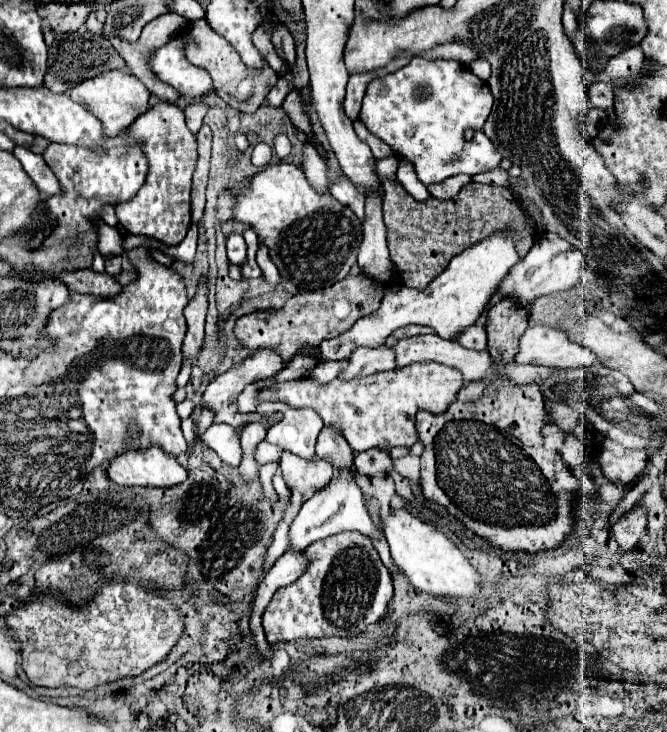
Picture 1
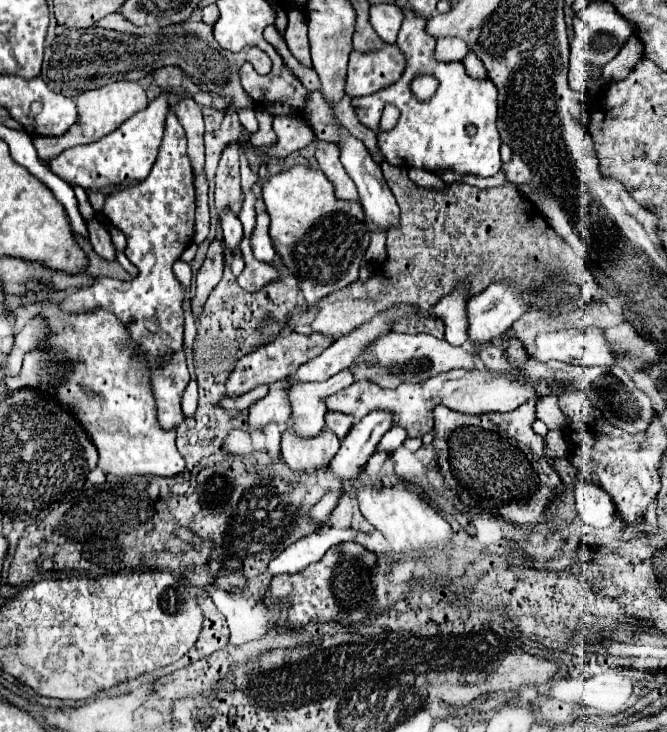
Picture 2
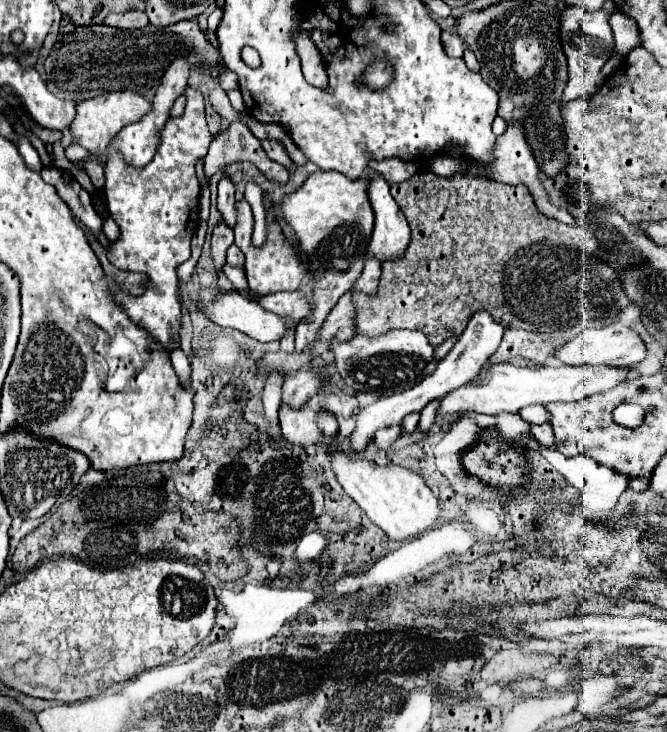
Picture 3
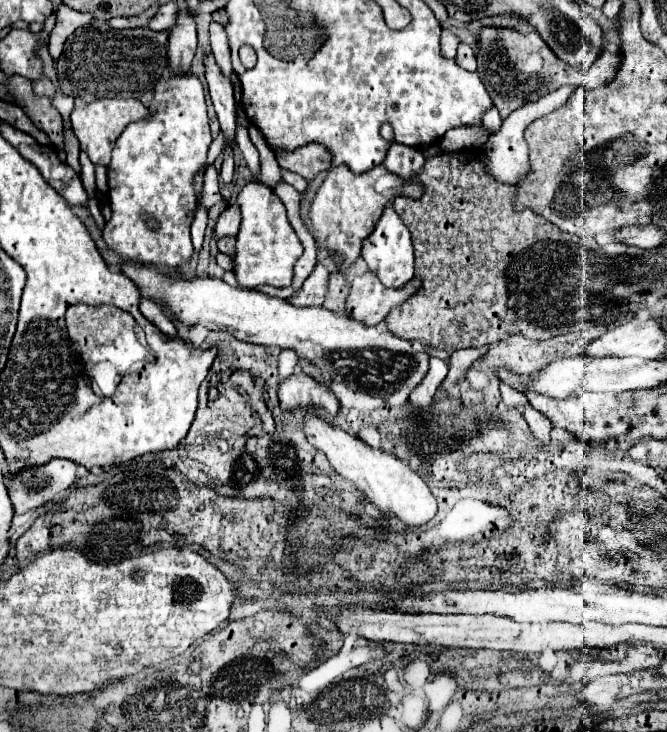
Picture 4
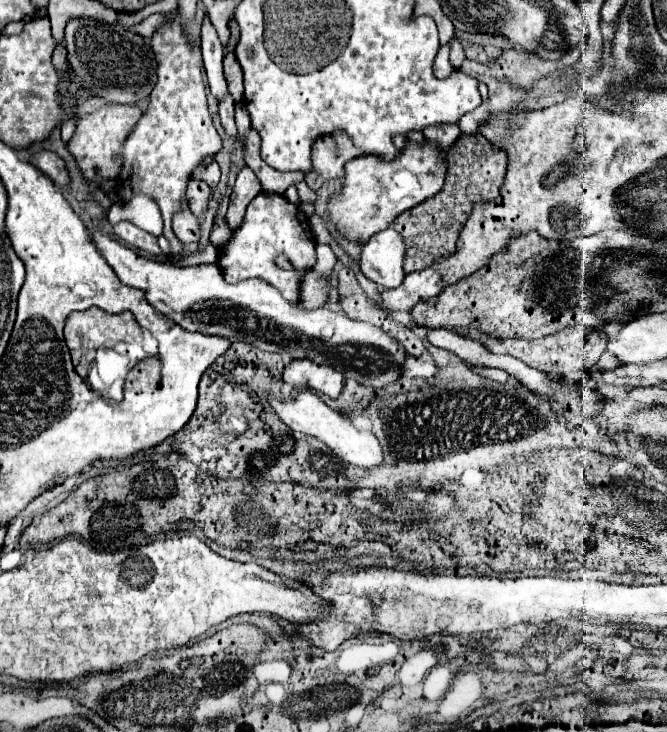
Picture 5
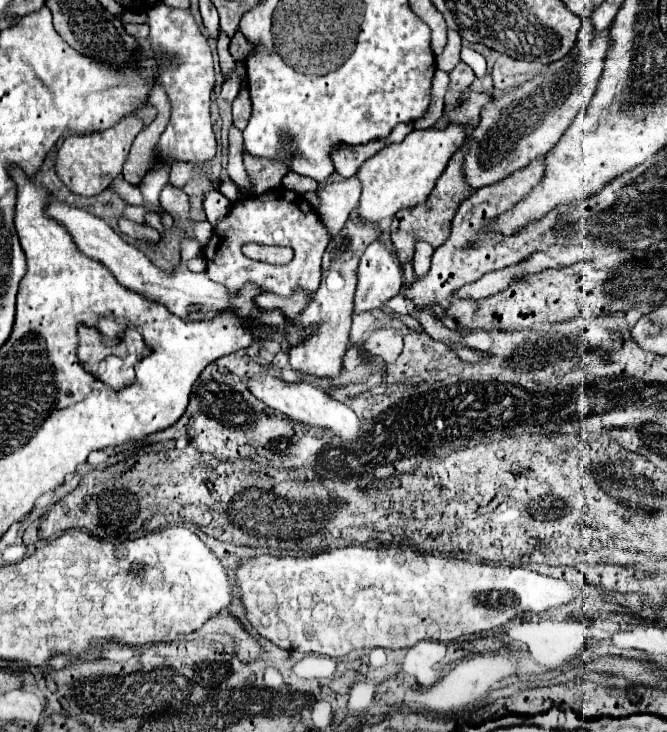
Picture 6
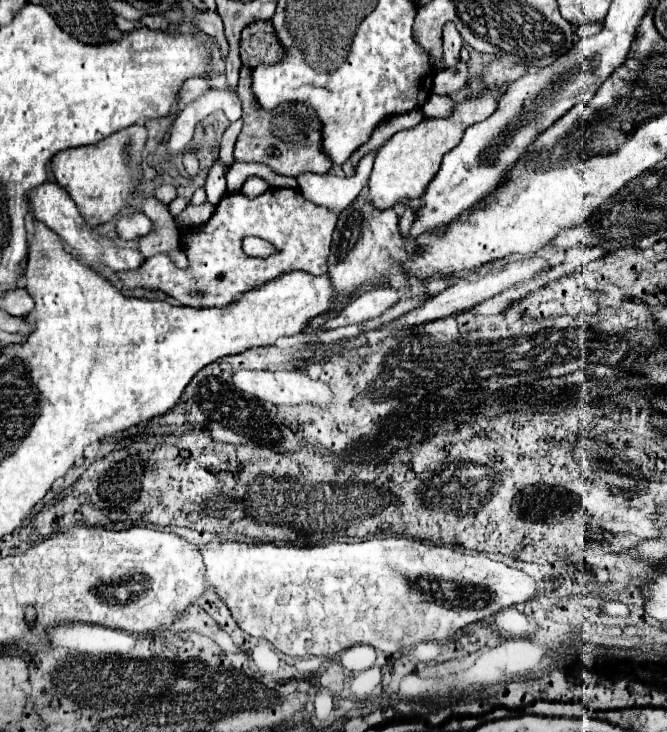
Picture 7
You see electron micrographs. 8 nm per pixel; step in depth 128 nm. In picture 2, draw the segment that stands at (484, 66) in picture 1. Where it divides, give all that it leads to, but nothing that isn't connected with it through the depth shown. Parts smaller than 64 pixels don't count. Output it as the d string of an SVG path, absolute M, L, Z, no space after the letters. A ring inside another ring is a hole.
M470 52L470 54L462 60L462 64L466 66L466 72L468 72L468 76L472 76L472 78L486 78L486 76L488 76L488 70L484 68L482 60L480 60L474 52Z

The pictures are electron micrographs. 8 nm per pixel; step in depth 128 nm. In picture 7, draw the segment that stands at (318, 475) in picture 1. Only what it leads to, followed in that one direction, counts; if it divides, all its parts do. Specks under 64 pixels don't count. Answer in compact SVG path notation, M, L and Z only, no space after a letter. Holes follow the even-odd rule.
M364 198L354 200L346 208L346 212L342 212L342 216L338 218L334 238L332 238L332 248L328 254L328 278L330 278L330 284L334 288L332 310L326 314L320 314L318 318L312 318L304 326L302 332L308 338L314 338L306 346L312 346L312 348L320 346L320 342L316 338L326 330L322 324L326 324L330 320L330 316L340 314L340 310L354 298L356 290L366 282L372 282L386 276L393 288L408 294L408 298L414 300L416 294L412 294L410 278L402 270L404 260L408 260L408 256L410 254L406 250L406 244L398 232L398 214L394 212L394 208L380 212L380 210L372 208L372 204L368 204L368 200L364 200Z

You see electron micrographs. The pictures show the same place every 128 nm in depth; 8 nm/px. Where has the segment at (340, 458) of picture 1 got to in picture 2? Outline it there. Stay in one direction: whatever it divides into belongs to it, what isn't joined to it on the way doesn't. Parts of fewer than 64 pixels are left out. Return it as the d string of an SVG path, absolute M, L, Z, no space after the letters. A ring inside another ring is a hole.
M326 412L326 430L334 432L338 440L344 440L344 436L352 428L352 418L348 414L338 414L338 412Z

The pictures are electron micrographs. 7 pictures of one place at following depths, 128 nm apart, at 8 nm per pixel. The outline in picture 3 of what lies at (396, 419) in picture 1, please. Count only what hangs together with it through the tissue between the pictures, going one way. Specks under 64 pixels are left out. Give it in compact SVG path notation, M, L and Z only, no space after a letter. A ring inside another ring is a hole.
M494 364L488 370L482 370L488 382L468 382L460 388L454 388L442 396L436 414L450 416L458 412L476 412L476 414L500 414L500 412L518 412L530 404L550 404L550 402L572 402L582 400L584 396L606 392L618 386L624 380L620 368L610 366L546 366L546 368L520 368L514 364Z

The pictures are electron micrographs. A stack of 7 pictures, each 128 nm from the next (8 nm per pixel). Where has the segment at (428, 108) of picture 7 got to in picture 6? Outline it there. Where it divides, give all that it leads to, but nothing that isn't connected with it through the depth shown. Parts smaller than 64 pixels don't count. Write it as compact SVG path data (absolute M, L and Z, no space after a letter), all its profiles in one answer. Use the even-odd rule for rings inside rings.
M470 94L470 100L466 104L458 104L454 112L450 112L450 118L458 124L464 124L466 128L476 128L480 122L480 110L492 100L488 94Z

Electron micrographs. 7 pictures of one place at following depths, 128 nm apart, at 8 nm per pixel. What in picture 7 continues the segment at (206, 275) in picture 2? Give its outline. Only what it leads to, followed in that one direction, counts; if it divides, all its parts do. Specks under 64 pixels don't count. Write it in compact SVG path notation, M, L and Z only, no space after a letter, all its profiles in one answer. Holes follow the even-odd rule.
M244 66L240 70L240 82L236 94L242 102L242 132L234 146L234 158L238 162L256 162L268 164L276 174L282 176L300 176L306 172L326 174L332 168L332 162L322 154L320 144L320 122L306 104L282 104L280 108L266 112L258 106L250 90L252 70Z

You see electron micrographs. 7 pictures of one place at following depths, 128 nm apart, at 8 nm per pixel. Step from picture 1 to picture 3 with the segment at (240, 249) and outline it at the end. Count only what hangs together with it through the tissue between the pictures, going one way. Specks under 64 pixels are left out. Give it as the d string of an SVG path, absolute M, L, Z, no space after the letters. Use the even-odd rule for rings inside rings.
M222 176L218 184L218 210L222 214L222 220L234 228L236 226L236 200L234 200L234 186L232 182Z

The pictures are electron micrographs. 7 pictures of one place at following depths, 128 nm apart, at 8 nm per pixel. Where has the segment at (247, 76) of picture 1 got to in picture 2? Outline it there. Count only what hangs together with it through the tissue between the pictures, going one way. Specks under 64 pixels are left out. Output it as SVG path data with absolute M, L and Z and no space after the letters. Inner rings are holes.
M180 22L164 26L160 34L144 36L144 44L138 42L134 36L120 34L114 30L104 28L84 28L84 30L64 30L54 38L54 42L44 52L42 62L42 74L40 78L50 86L54 92L62 92L68 96L76 96L78 92L100 88L104 84L116 82L116 80L140 80L152 72L152 68L160 66L174 66L178 64L184 68L184 72L192 74L196 80L200 80L208 92L218 96L230 96L232 104L226 108L224 122L218 132L204 134L204 146L206 146L206 164L204 174L207 180L215 177L216 166L220 152L226 144L240 140L240 120L236 112L240 108L254 108L252 98L248 92L244 92L240 84L240 64L242 54L232 54L220 44L216 44L212 36L212 28L208 24L192 24L192 22Z

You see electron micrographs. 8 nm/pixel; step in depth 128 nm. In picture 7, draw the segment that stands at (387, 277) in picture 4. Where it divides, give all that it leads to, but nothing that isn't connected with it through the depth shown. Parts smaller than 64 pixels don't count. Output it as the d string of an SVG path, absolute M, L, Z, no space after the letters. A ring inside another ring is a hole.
M382 286L382 288L372 288L356 296L338 316L326 322L324 328L340 328L346 324L360 324L364 320L380 316L384 310L388 310L392 304L400 300L398 290L392 286Z

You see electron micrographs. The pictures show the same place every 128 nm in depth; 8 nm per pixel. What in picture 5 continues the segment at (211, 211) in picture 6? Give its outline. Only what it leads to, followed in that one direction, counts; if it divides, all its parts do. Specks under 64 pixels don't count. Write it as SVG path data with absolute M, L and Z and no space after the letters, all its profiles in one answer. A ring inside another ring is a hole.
M218 220L218 222L214 224L214 228L212 228L210 242L212 242L218 250L222 250L222 248L228 244L230 238L232 238L232 230L228 228L228 224L226 224L224 220Z

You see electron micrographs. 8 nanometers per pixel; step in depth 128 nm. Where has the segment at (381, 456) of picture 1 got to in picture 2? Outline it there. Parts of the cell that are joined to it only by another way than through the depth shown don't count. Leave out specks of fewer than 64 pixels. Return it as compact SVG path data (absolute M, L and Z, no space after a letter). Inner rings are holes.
M392 426L384 436L382 436L382 440L380 440L380 444L378 444L378 452L386 452L386 454L392 454L392 452L396 452L400 446L402 446L402 442L406 440L406 432L404 432L404 428L398 428L398 426Z

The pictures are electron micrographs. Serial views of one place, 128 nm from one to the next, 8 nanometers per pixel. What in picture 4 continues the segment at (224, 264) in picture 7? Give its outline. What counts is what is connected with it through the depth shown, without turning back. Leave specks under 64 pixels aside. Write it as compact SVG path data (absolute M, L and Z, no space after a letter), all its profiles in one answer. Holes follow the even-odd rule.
M246 184L236 198L242 214L240 232L236 236L234 274L244 288L270 284L274 288L288 288L294 278L294 264L302 256L302 244L286 218L282 200L266 184Z

